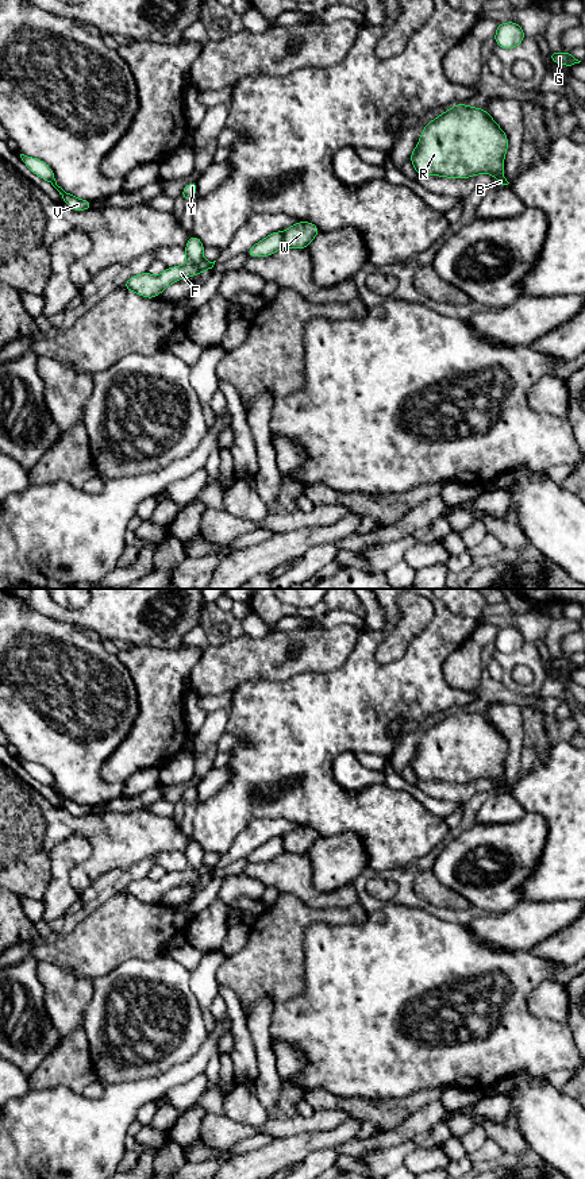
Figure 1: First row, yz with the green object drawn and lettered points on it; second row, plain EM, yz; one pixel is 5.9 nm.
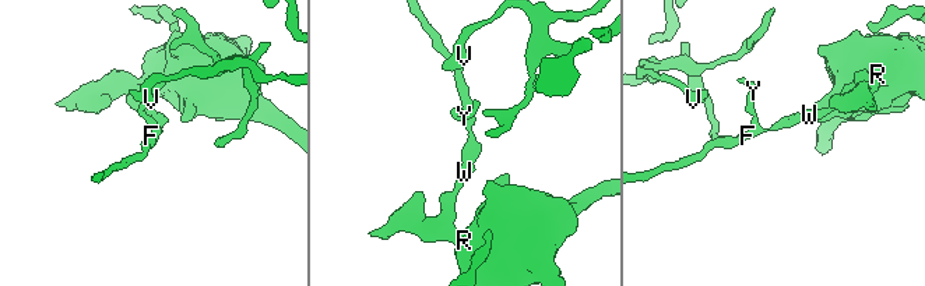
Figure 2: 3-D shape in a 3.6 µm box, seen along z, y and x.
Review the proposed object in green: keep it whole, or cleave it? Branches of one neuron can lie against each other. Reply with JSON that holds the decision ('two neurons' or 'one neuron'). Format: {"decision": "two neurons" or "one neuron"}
{"decision": "two neurons"}

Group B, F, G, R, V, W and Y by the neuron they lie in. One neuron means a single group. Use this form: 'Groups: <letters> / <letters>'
Groups: B R W / F G V Y

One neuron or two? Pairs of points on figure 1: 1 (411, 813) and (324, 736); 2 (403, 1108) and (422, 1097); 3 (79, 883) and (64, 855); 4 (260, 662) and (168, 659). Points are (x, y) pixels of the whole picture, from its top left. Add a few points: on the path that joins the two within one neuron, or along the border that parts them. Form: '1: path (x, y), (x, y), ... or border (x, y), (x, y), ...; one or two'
1: path (377, 813), (353, 813), (315, 775), (315, 770); one
2: path (407, 1106), (418, 1099); one
3: border (85, 840), (91, 855), (70, 874), (79, 893); two
4: border (203, 651), (189, 677); two

